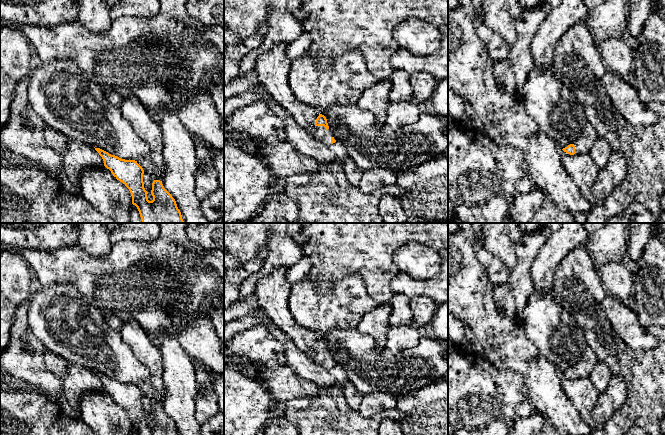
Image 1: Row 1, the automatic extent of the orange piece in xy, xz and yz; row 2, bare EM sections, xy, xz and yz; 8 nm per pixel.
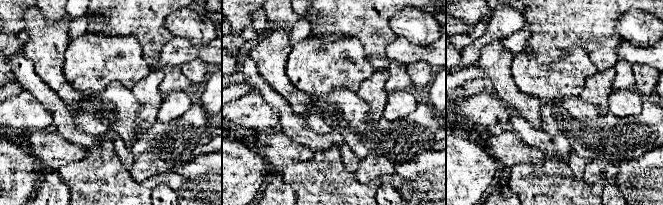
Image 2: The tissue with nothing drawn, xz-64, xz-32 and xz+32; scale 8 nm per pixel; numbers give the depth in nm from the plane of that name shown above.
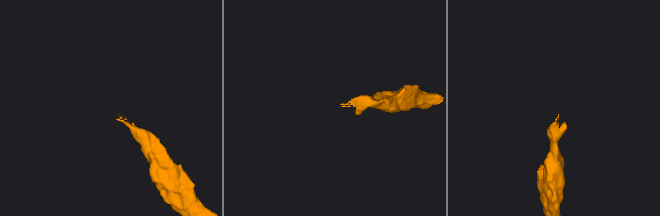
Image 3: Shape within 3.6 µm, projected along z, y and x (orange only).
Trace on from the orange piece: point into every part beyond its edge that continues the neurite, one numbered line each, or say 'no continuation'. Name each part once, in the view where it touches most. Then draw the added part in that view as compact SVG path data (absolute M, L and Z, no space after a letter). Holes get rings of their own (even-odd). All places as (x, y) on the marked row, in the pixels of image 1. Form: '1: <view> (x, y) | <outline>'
1: xz (319, 133) | M314 126L312 136L315 140L330 145L331 144L331 135L326 132L324 126Z

